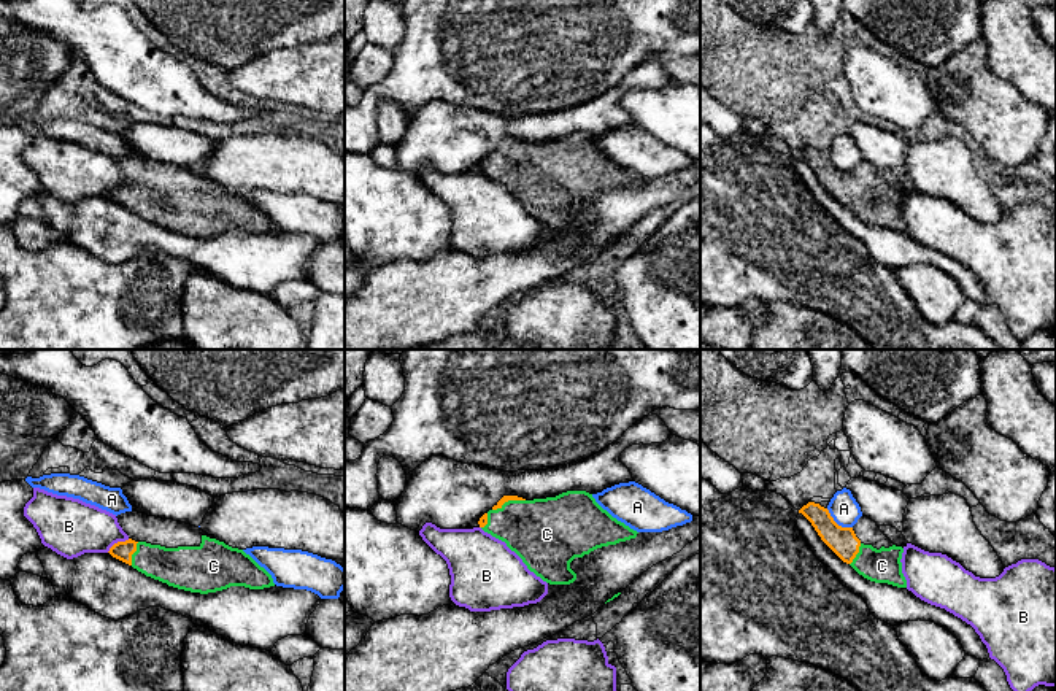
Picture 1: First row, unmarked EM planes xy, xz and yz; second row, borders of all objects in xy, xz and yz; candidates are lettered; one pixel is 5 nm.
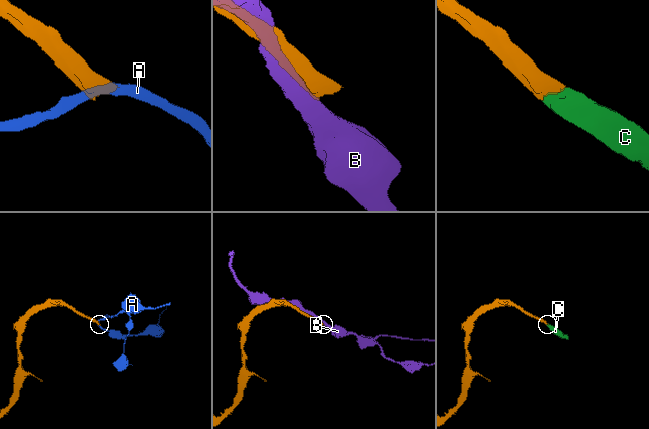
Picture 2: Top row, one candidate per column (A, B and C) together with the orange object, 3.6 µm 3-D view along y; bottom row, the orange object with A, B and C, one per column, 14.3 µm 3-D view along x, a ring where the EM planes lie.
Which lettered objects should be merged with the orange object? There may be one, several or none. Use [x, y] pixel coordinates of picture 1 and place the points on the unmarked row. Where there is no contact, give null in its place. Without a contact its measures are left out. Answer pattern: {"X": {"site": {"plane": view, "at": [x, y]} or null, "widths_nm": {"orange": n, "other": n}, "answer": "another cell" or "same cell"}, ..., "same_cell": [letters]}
{"A": {"site": {"plane": "yz", "at": [836, 167]}, "widths_nm": {"orange": 140, "other": 150}, "answer": "another cell"}, "B": {"site": {"plane": "xy", "at": [118, 186]}, "widths_nm": {"orange": 100, "other": 280}, "answer": "another cell"}, "C": {"site": {"plane": "xz", "at": [508, 143]}, "widths_nm": {"orange": 40, "other": 360}, "answer": "same cell"}, "same_cell": ["C"]}

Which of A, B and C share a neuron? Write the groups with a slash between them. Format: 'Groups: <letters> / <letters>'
Groups: A / B / C

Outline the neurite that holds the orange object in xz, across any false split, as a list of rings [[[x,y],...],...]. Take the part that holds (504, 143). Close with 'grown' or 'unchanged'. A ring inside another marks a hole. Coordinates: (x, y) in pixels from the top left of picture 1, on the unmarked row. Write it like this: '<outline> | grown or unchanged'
[[[586,135],[534,145],[503,140],[478,168],[505,186],[530,216],[549,229],[570,229],[576,224],[570,213],[575,202],[638,178],[613,162]]] | grown

